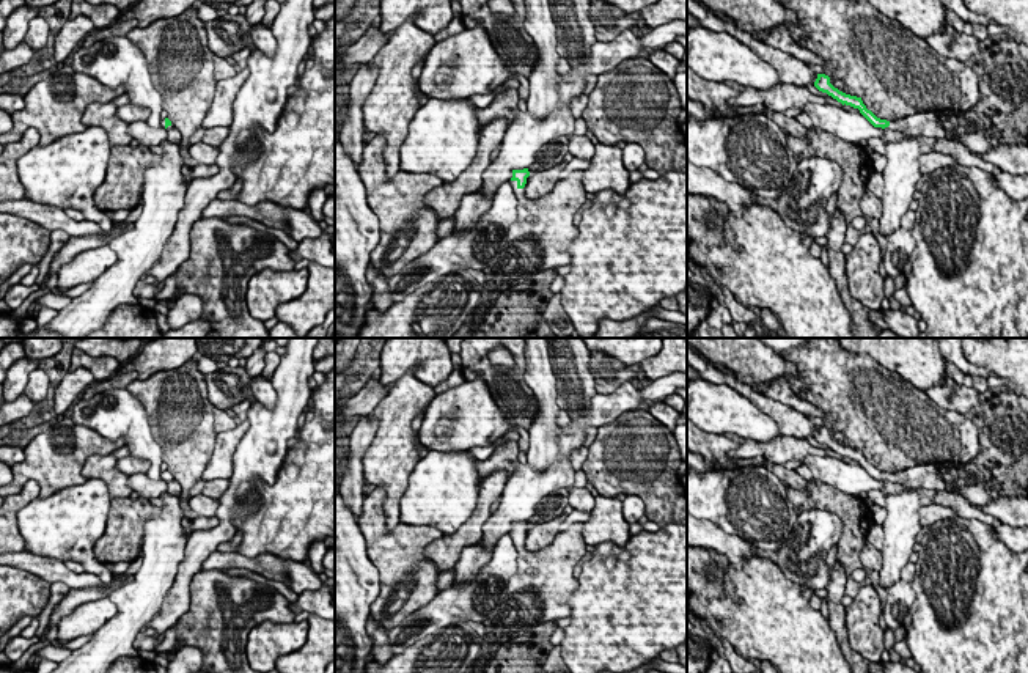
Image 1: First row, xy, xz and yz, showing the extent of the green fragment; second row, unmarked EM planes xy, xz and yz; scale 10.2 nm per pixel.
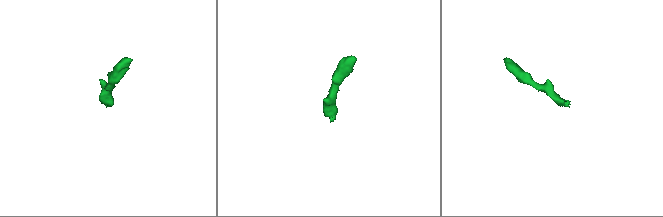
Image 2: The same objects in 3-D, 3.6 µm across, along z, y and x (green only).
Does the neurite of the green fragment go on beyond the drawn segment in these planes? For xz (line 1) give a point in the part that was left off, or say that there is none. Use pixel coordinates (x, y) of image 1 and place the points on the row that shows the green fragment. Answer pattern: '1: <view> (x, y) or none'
1: xz (539, 239)

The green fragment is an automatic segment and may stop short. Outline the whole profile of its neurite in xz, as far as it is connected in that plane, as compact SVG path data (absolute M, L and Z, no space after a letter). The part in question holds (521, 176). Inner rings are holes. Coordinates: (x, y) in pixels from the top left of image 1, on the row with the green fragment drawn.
M528 168L512 170L511 186L519 200L517 220L509 226L506 248L486 274L484 283L472 280L481 296L473 310L479 325L501 292L536 274L571 263L569 248L578 236L574 215L588 193L582 184L583 170L574 170L538 201L525 197L528 176Z

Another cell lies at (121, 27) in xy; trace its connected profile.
M137 19L118 20L107 28L94 30L94 39L101 41L110 36L126 36L137 25L138 25Z

